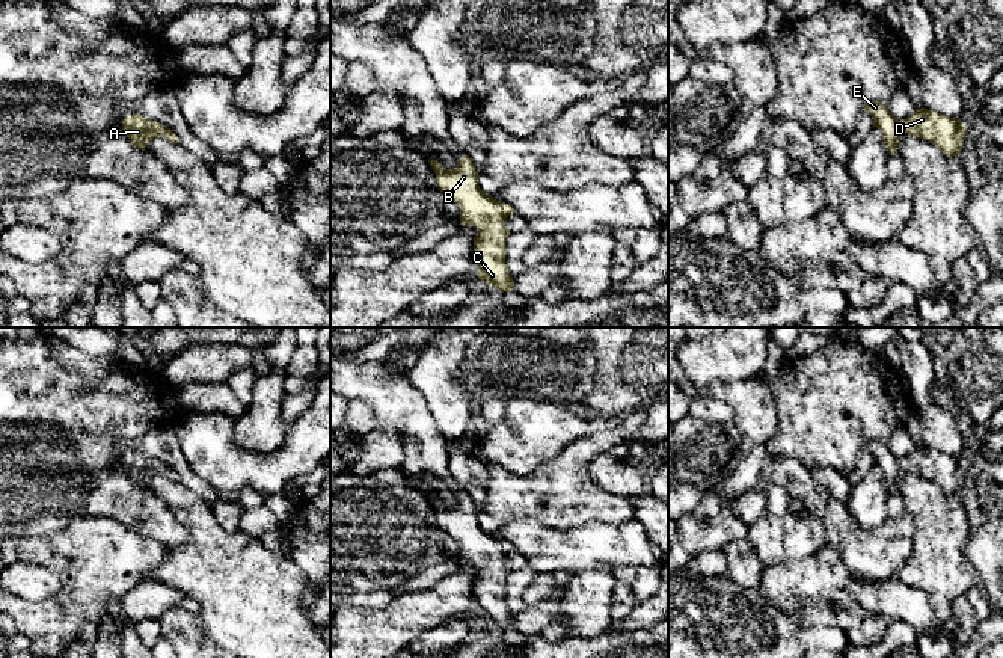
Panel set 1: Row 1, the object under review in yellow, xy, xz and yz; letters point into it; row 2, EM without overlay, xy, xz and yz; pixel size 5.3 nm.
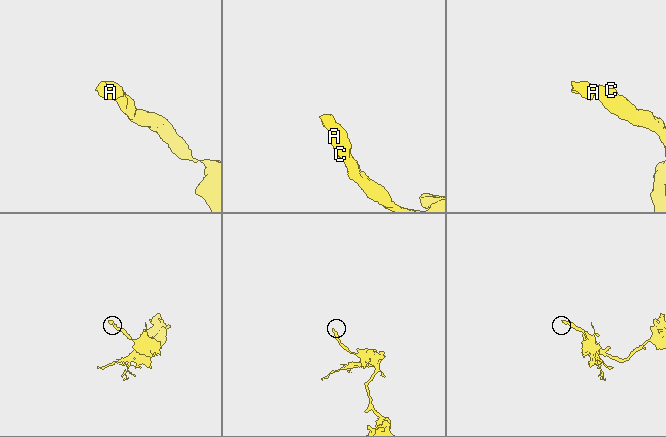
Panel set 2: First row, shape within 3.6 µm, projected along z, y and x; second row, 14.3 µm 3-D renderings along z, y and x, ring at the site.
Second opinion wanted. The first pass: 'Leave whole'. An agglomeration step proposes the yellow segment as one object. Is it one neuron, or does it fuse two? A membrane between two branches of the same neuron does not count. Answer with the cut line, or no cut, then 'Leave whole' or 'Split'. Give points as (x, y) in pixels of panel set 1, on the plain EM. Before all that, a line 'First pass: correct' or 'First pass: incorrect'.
First pass: correct
No split. Leave whole

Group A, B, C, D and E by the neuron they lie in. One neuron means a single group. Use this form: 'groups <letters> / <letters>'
groups A B C D E

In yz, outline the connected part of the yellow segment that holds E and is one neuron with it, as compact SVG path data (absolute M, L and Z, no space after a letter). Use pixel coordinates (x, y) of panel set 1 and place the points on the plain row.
M866 439L863 448L873 457L873 465L881 469L890 494L897 492L897 480L902 472L909 472L935 483L946 495L959 494L964 484L965 465L961 457L944 454L925 445L902 459L896 457L887 442Z

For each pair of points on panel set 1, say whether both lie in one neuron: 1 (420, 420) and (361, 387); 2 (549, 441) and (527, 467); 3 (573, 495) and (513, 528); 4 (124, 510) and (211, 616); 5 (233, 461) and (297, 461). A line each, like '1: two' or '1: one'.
1: one
2: one
3: two
4: two
5: one

